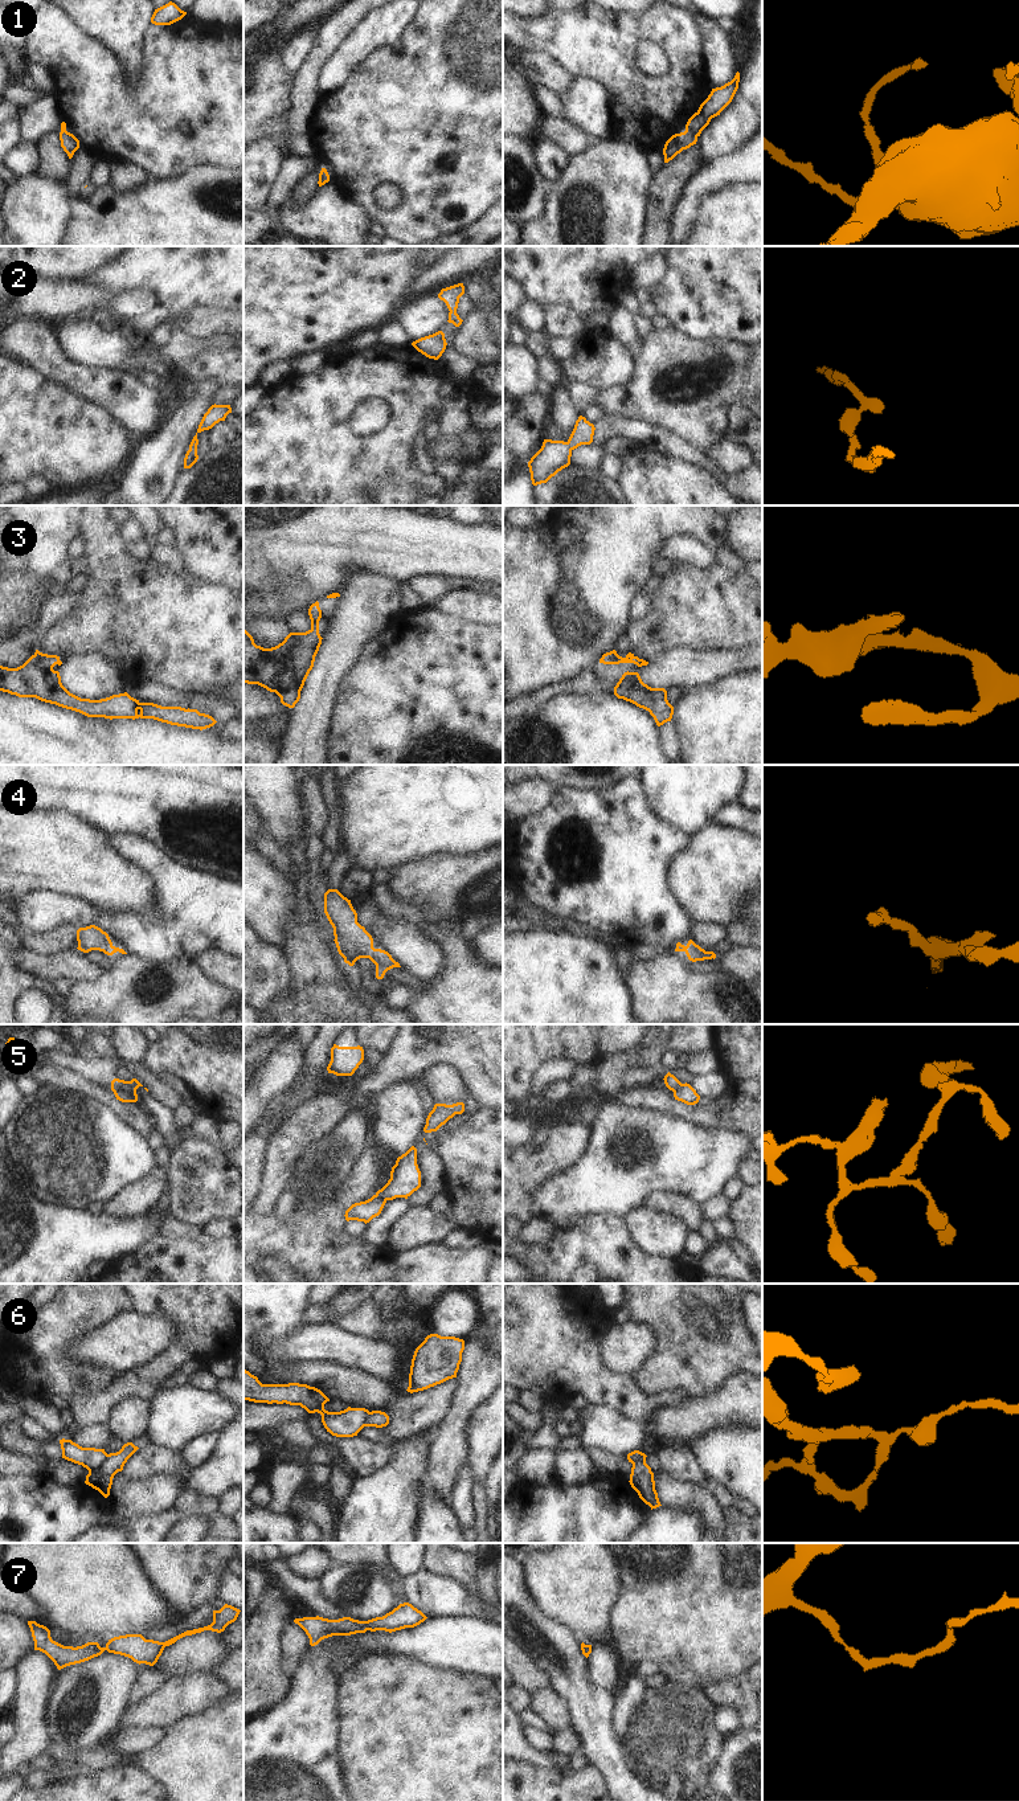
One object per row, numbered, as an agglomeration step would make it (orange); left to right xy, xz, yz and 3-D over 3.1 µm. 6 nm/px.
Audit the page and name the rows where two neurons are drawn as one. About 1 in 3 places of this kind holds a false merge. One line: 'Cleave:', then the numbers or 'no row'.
Cleave: 5, 6

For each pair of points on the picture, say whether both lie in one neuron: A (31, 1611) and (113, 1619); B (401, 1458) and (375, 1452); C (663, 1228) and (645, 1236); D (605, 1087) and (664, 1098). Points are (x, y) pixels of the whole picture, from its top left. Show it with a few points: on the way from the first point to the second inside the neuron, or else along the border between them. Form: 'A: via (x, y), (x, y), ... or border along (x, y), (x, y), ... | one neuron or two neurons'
A: border along (33, 1597), (44, 1615), (44, 1624) | two neurons
B: border along (392, 1445), (389, 1460), (381, 1468), (365, 1474) | two neurons
C: via (659, 1232), (649, 1233) | one neuron
D: border along (625, 1091), (620, 1096) | two neurons

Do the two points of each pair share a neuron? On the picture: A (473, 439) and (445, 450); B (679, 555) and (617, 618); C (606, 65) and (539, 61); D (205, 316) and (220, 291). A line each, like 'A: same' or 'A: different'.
A: same
B: different
C: different
D: different

